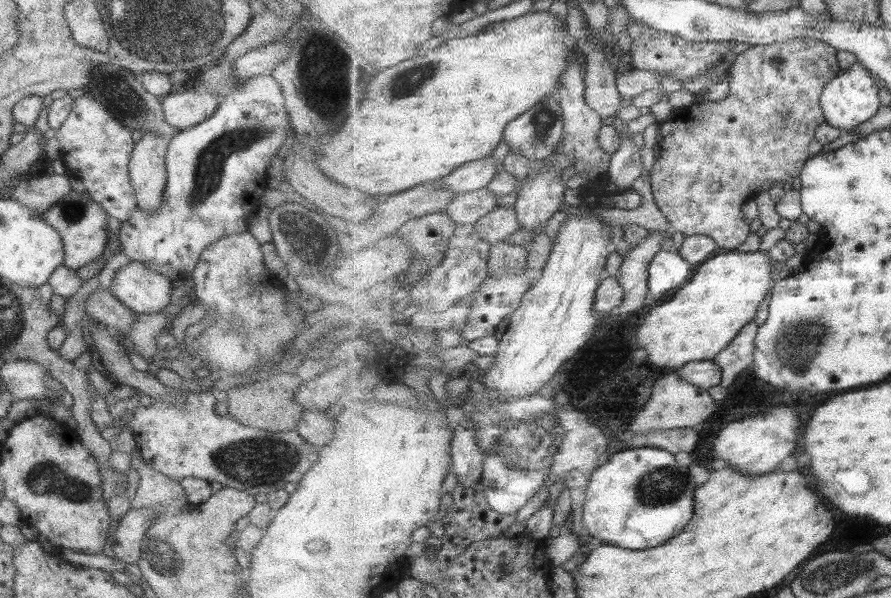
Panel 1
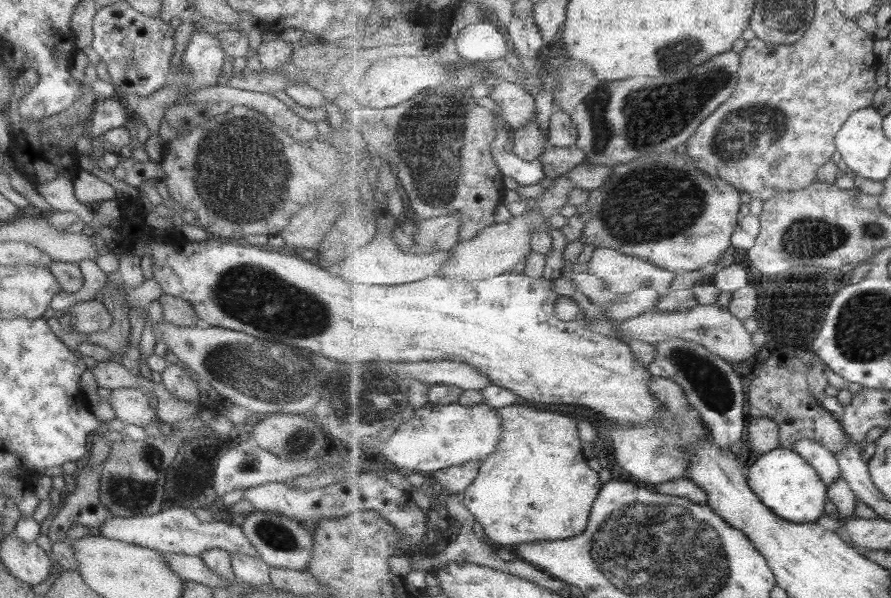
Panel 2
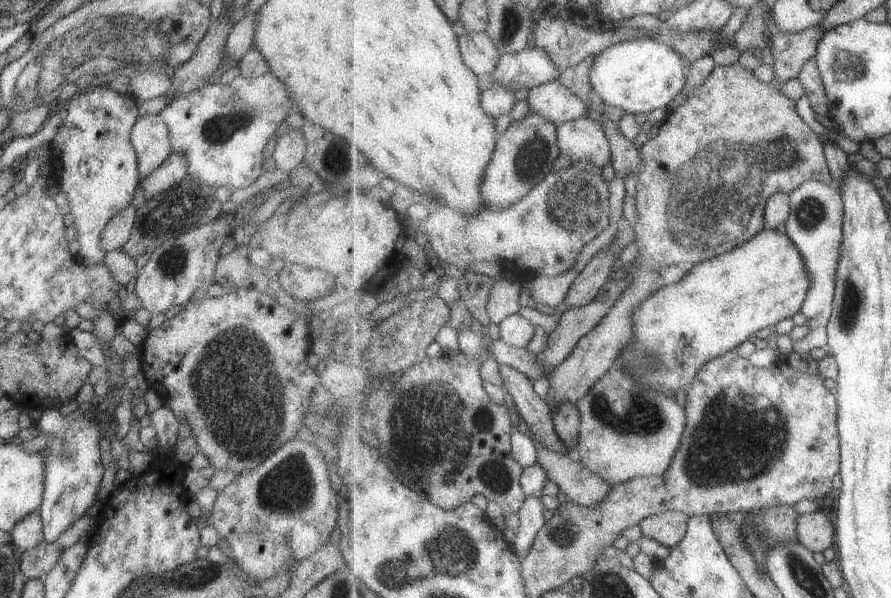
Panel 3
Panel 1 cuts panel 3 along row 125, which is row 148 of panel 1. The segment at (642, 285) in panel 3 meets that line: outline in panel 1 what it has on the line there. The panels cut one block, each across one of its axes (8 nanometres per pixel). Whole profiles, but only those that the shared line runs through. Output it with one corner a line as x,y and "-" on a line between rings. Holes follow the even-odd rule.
803,38
789,39
788,41
776,42
770,45
749,46
745,49
731,65
728,70
728,94
722,100
711,100
692,103
690,106
672,110
669,124
662,124
657,130
656,160
651,170
651,189
656,206
672,225
673,230
681,232
684,236
710,236
715,240
718,247
727,251
736,251
741,244
745,244
747,236
751,234
749,221
743,216
743,204
749,202
762,193
761,188
765,182
769,184
781,183
786,187
793,182
795,176
801,176
805,165
811,155
807,152
809,144
816,139
817,129
826,122
824,109
821,106
821,97
827,84
842,72
836,49
819,40
807,40

